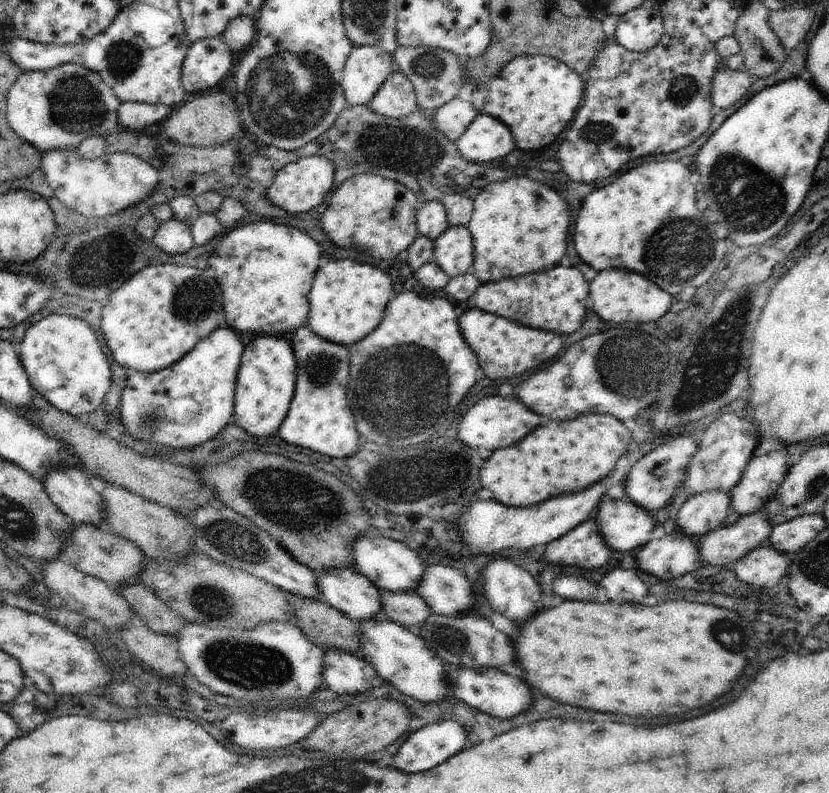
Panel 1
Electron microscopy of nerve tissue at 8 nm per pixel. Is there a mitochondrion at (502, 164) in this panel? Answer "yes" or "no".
no

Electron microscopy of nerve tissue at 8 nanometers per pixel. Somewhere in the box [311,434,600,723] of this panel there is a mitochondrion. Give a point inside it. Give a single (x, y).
(449, 640)

